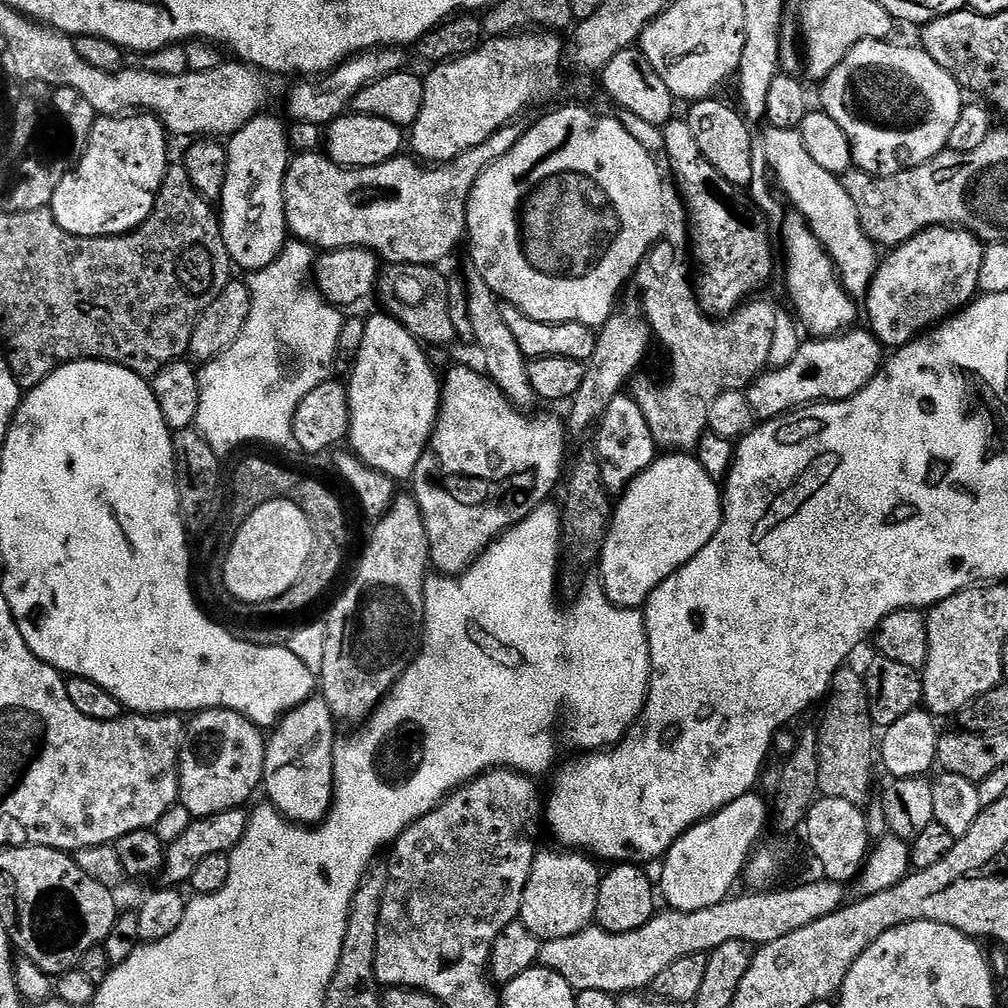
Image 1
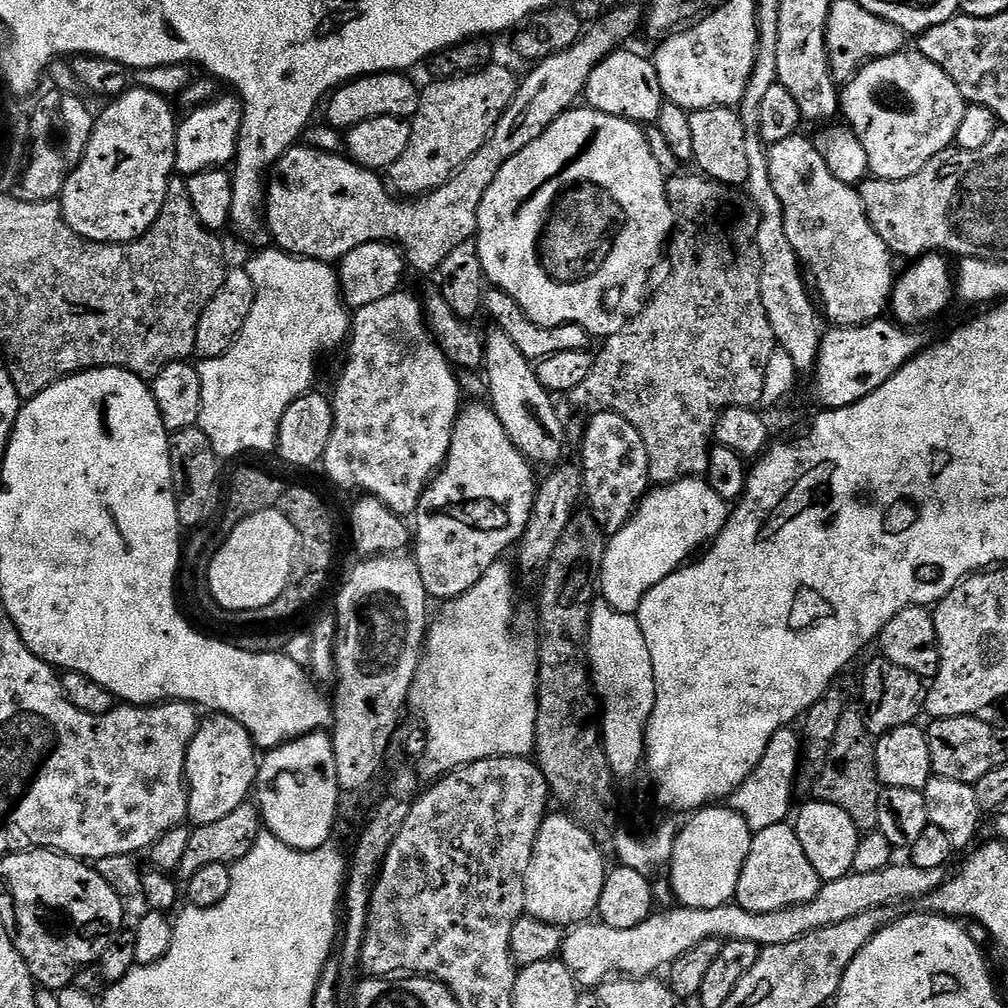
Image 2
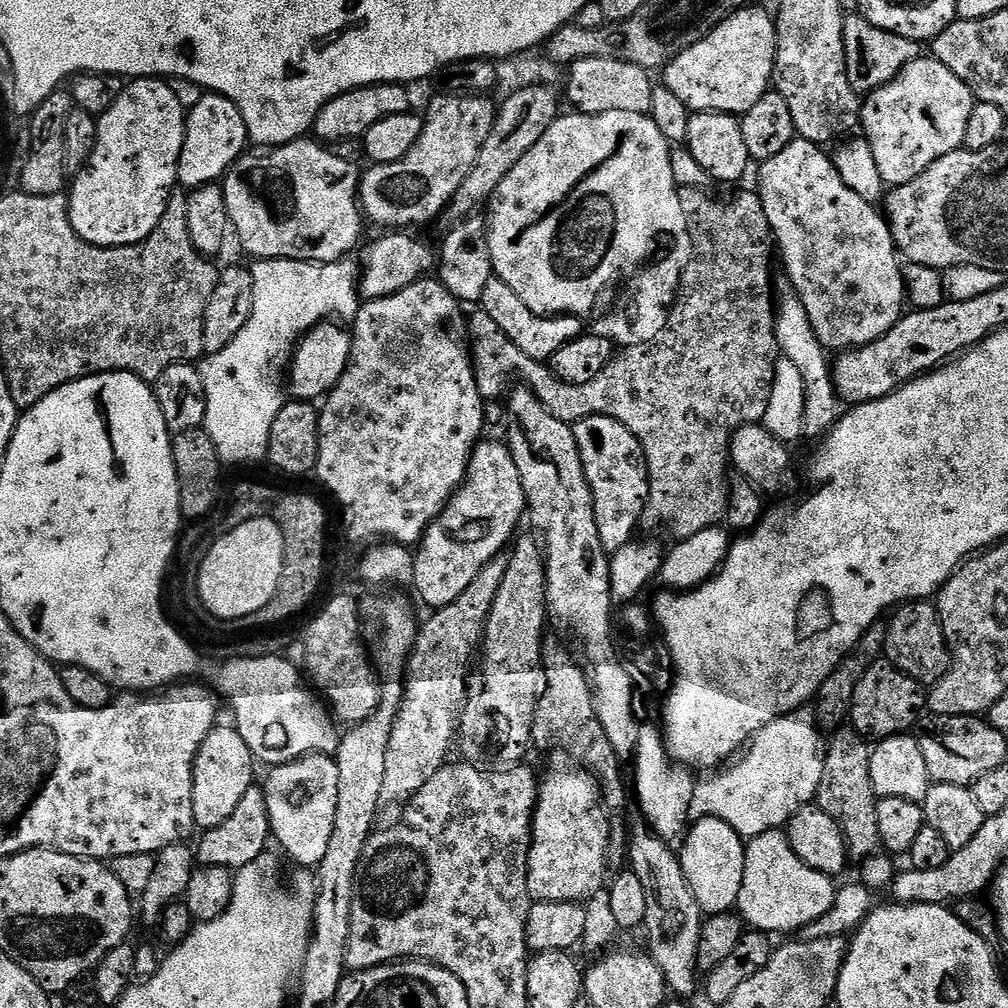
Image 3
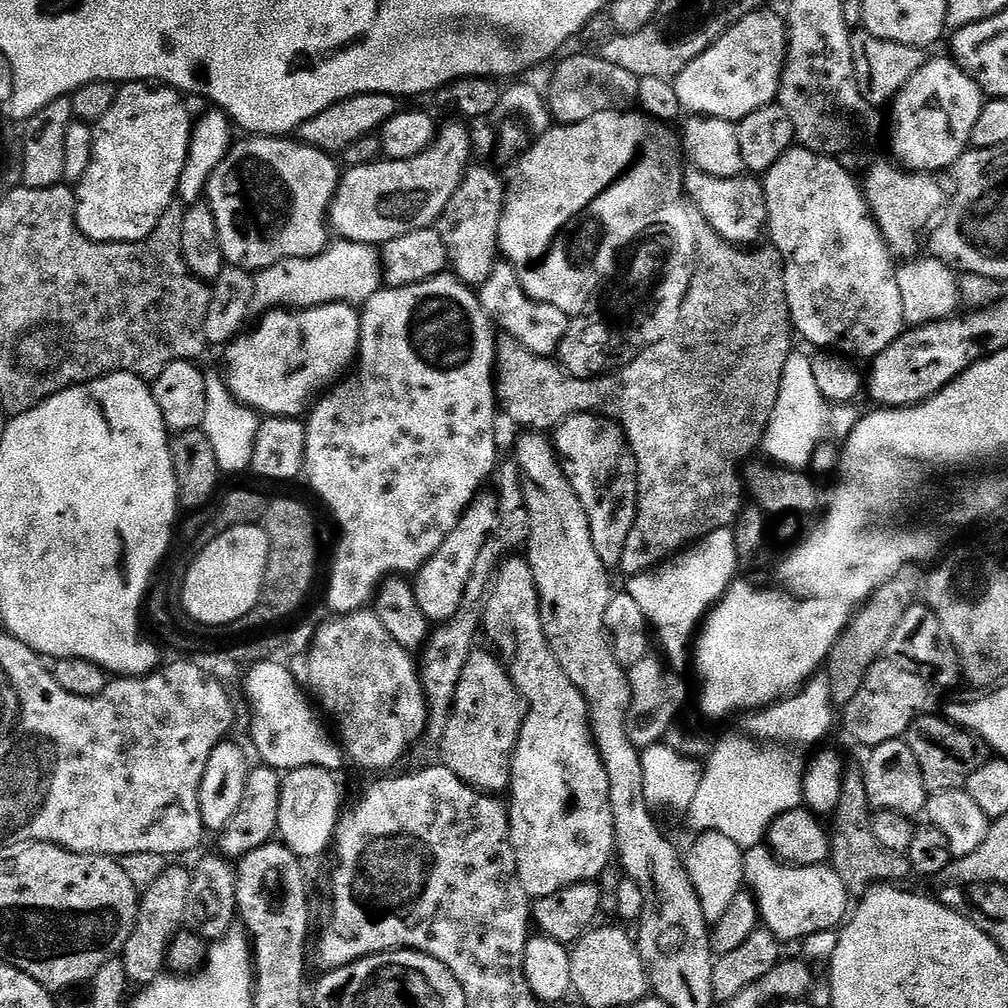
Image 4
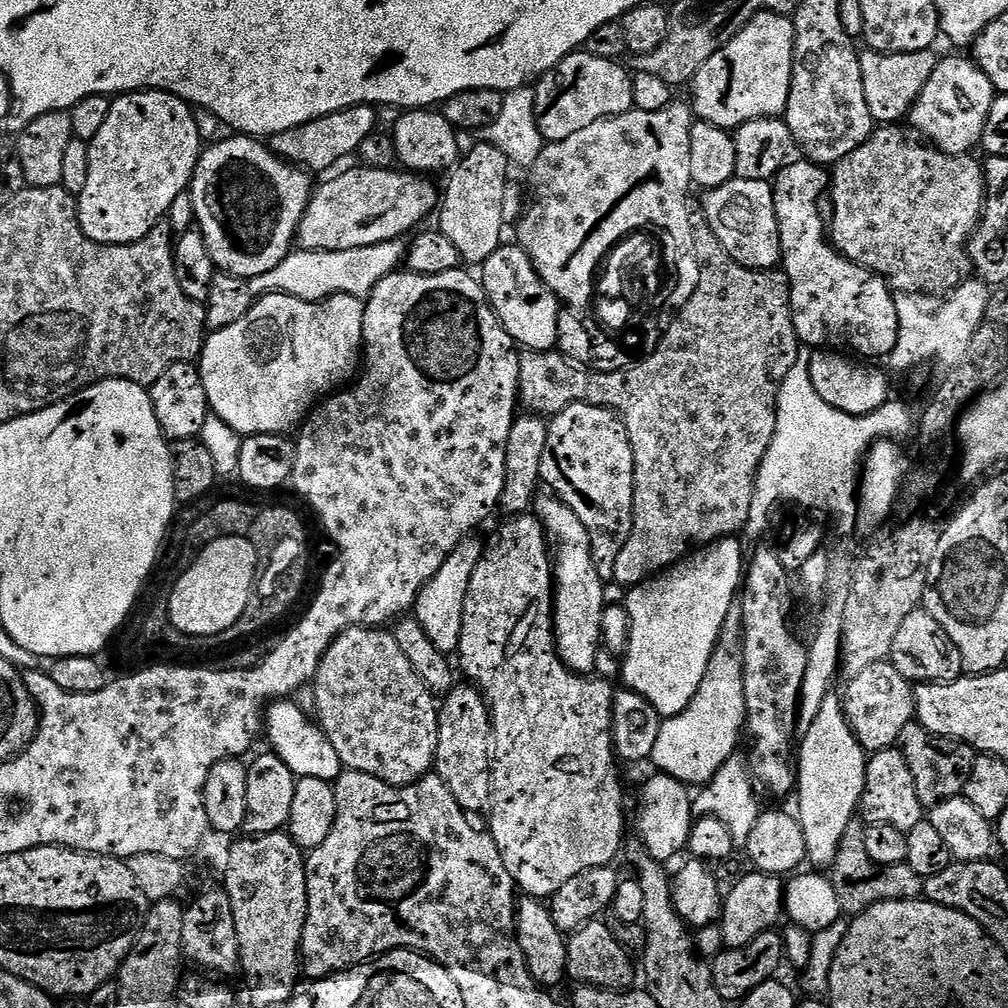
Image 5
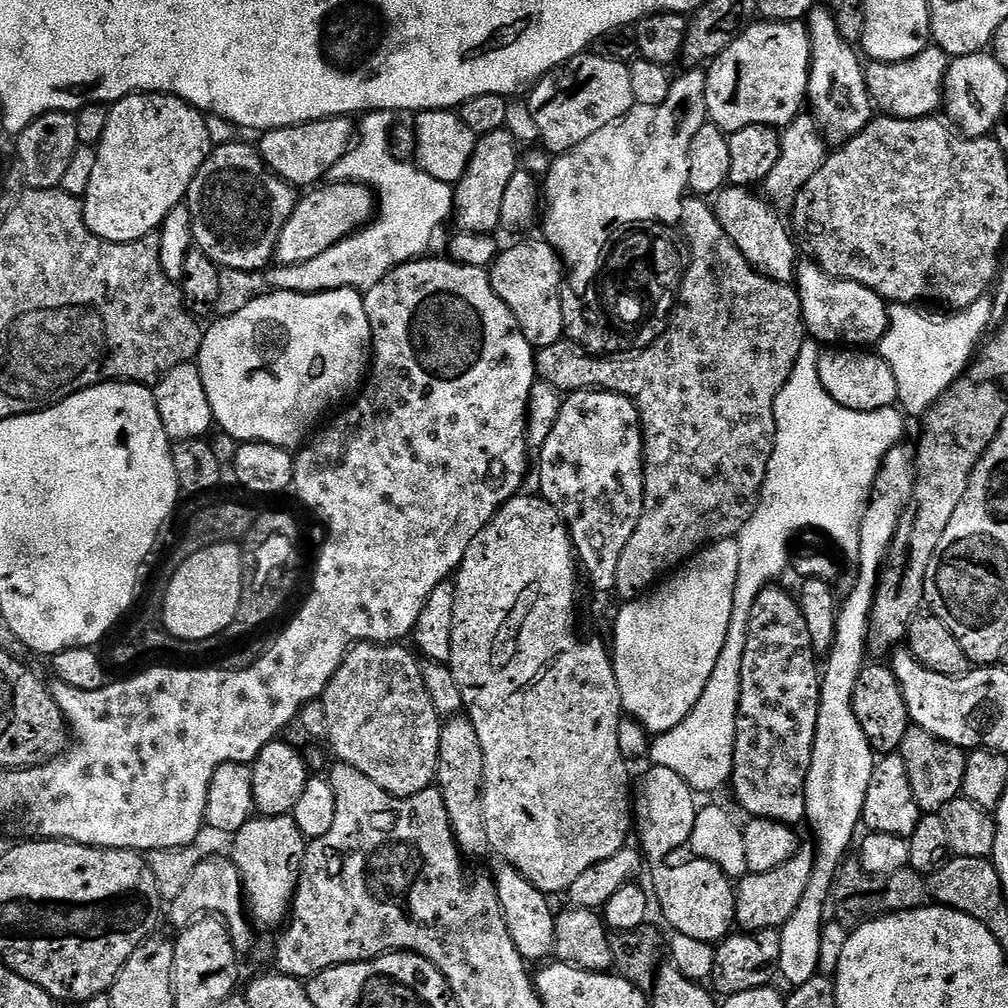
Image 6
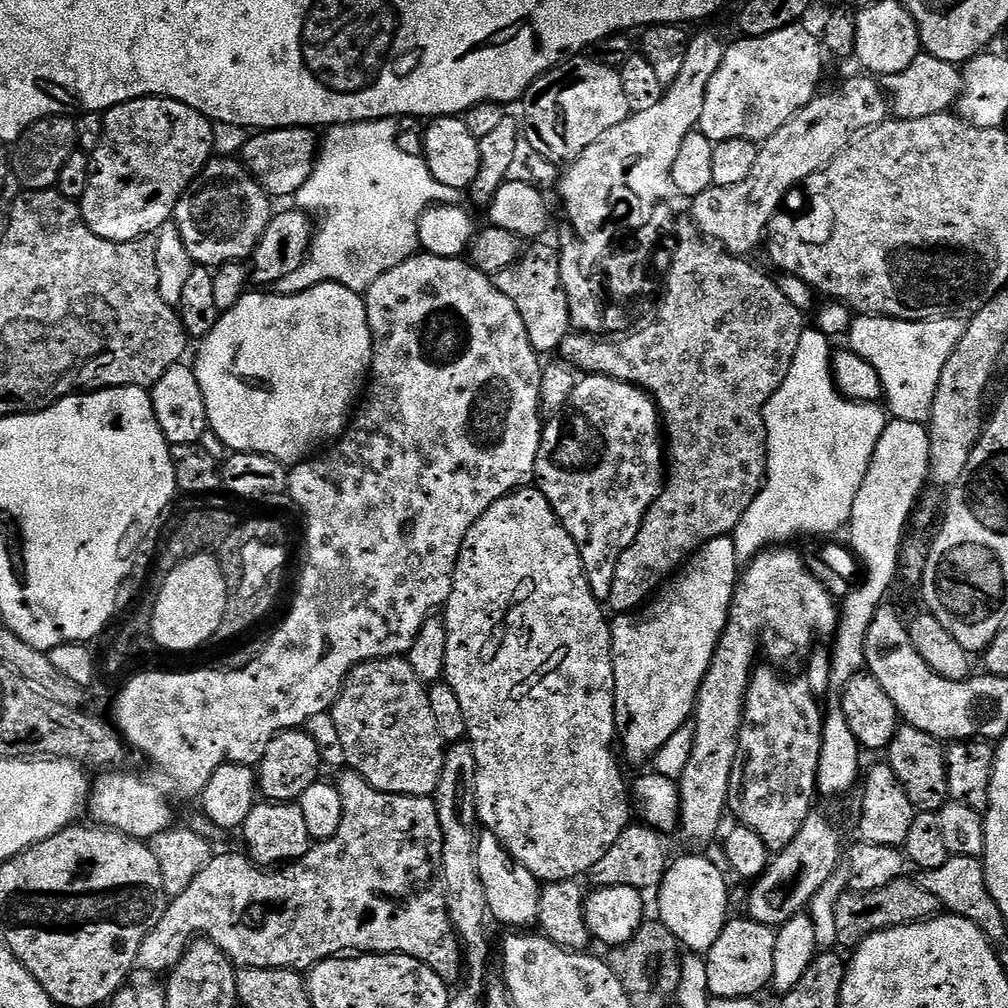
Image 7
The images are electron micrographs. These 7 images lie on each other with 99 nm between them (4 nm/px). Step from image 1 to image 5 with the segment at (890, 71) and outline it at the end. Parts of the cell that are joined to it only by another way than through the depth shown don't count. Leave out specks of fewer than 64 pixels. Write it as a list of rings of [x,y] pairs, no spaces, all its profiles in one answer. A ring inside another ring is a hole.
[[[948,56],[945,60],[943,57],[937,63],[934,74],[930,74],[930,82],[926,82],[922,94],[918,94],[910,113],[911,127],[925,141],[952,156],[971,153],[972,147],[980,144],[990,106],[998,95],[990,78],[977,66],[975,60],[964,56]]]

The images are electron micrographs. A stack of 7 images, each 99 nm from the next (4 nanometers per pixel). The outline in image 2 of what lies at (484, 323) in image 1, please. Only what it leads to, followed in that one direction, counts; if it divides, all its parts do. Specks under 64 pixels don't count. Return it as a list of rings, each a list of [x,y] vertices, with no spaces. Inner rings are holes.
[[[495,326],[489,327],[489,332],[483,333],[484,341],[484,363],[483,371],[488,371],[488,396],[490,407],[496,412],[498,422],[502,422],[502,426],[506,430],[506,434],[510,434],[510,440],[518,446],[518,450],[527,460],[531,460],[533,465],[549,464],[555,466],[565,459],[564,444],[566,445],[566,424],[560,421],[560,416],[556,413],[556,404],[553,393],[548,392],[542,386],[542,382],[538,382],[536,370],[533,361],[526,358],[526,354],[522,354],[522,350],[518,350],[518,346],[514,346],[512,339],[506,335],[506,330]]]

